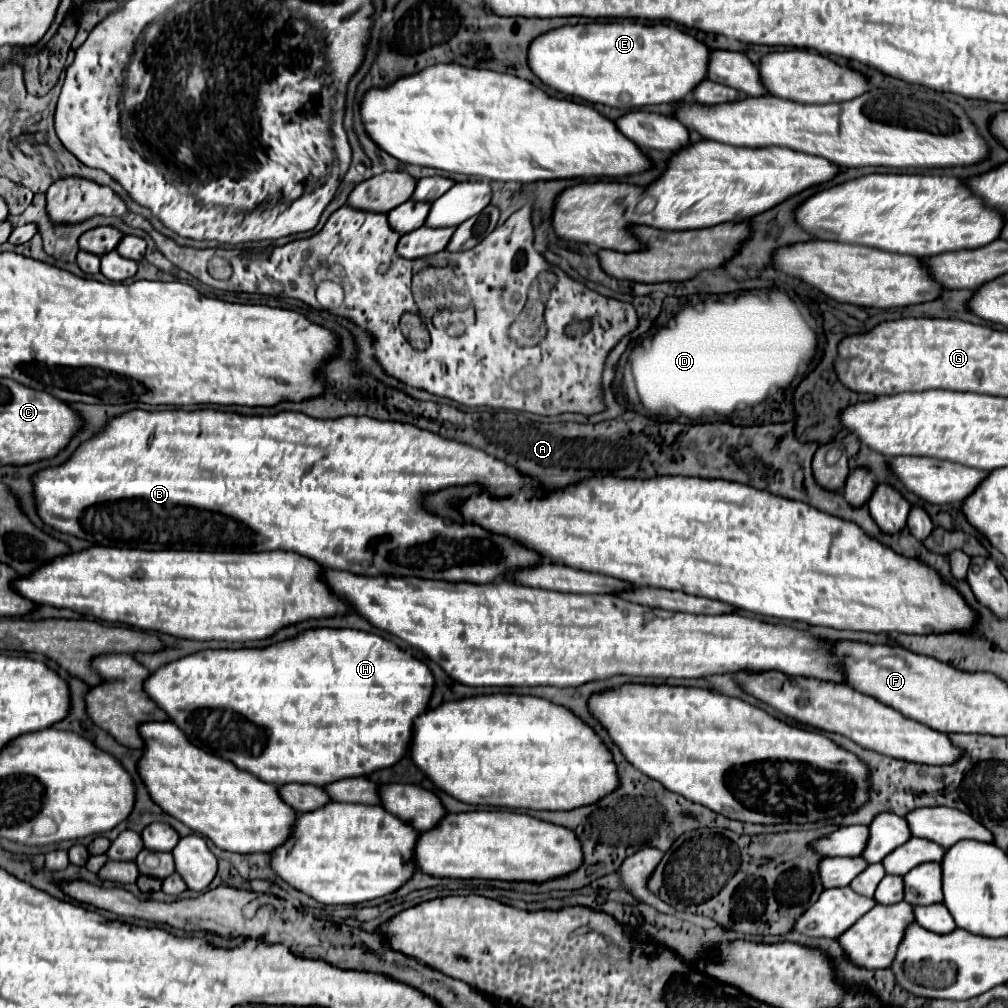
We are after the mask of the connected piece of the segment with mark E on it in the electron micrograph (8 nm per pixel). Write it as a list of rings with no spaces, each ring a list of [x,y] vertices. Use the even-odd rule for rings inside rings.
[[[624,19],[614,23],[564,25],[532,39],[528,67],[548,87],[618,109],[674,103],[684,99],[704,77],[708,47],[670,25],[644,25]]]

